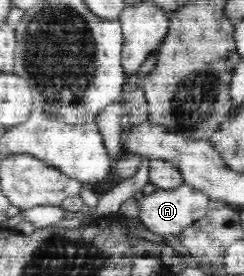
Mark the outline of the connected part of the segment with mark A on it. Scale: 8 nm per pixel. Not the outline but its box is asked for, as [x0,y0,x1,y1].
[138,183,212,237]

